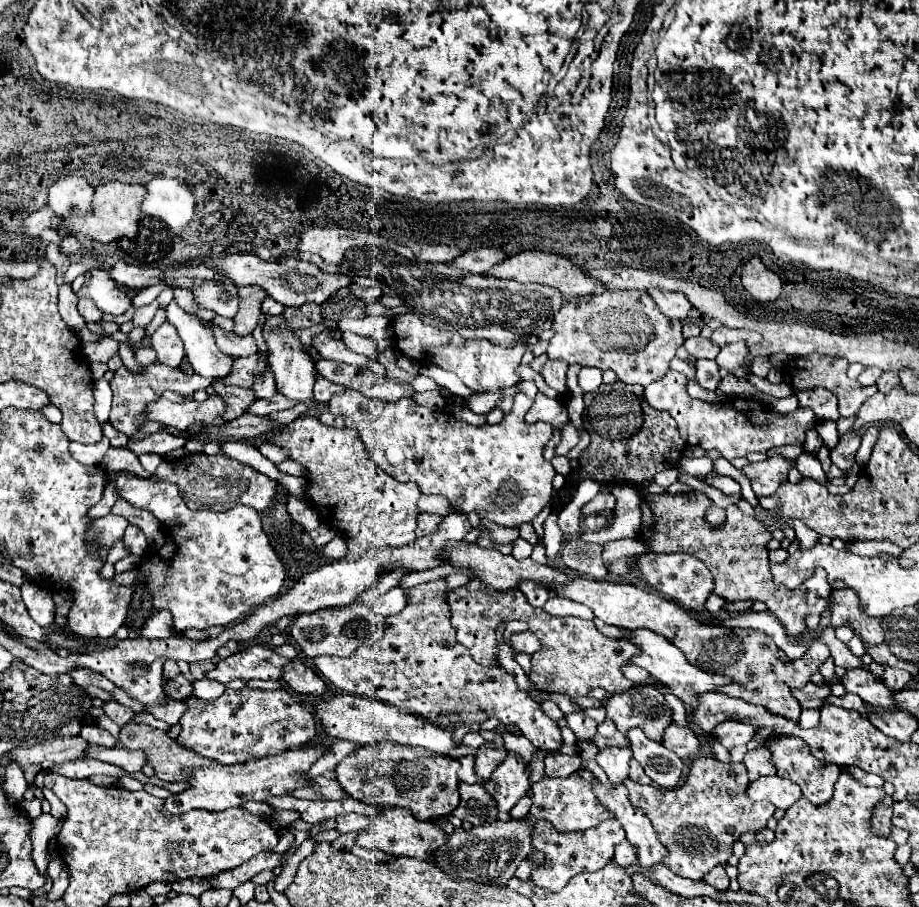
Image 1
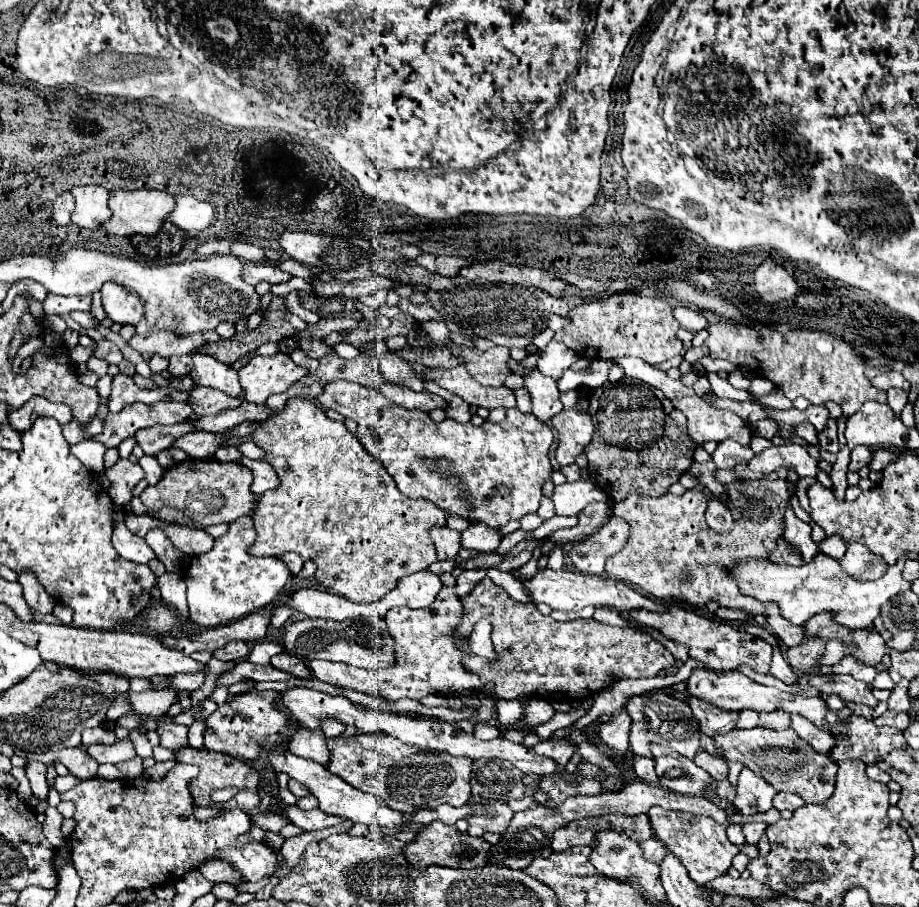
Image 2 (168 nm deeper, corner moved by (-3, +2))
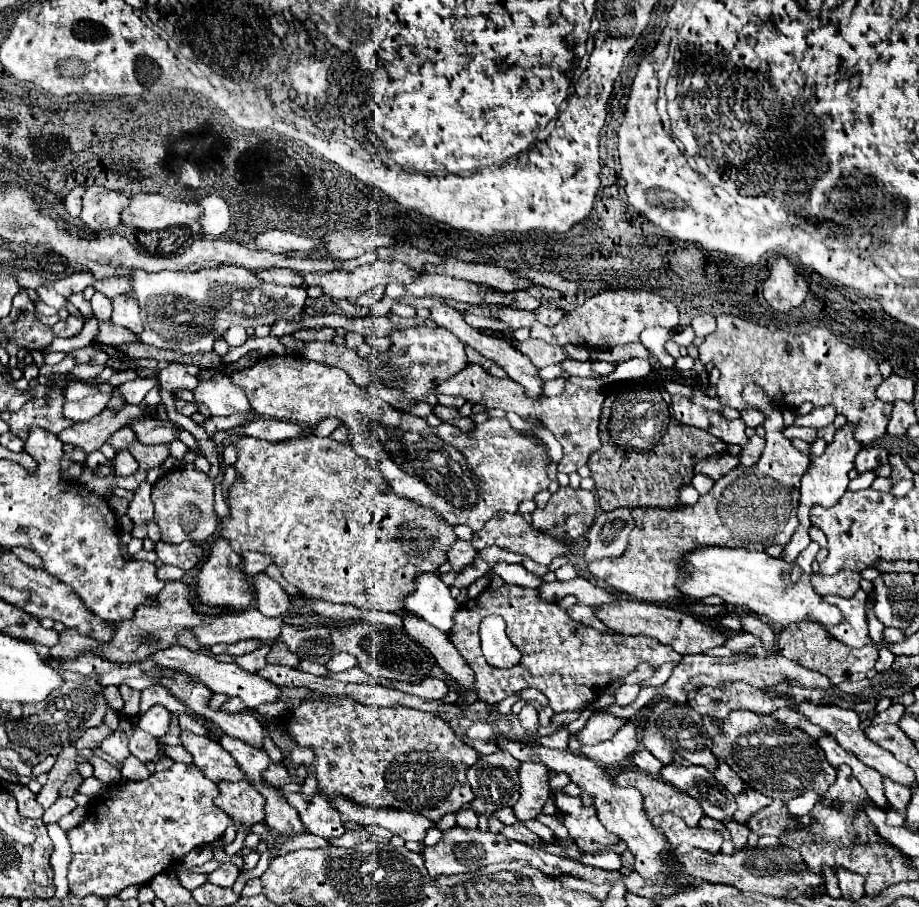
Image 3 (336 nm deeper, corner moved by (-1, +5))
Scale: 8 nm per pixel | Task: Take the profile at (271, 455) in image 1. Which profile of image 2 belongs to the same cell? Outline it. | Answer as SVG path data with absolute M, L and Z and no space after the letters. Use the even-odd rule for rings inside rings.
M252 441L240 443L240 445L238 445L238 451L240 451L244 457L248 457L248 459L262 459L262 457L264 457L264 453L262 453L260 449L256 449L256 445L252 445Z

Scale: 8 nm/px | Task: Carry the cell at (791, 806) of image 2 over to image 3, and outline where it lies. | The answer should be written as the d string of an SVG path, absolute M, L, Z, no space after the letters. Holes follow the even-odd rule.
M806 792L806 794L798 796L798 798L788 800L788 802L786 802L786 808L788 808L790 814L802 816L802 814L808 814L810 808L814 808L814 804L816 804L818 800L822 800L822 796L818 796L818 794L814 794L814 792Z

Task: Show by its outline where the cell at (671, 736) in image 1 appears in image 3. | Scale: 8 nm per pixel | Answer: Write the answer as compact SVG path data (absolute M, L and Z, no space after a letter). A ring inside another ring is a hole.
M718 760L718 768L716 768L716 772L714 772L714 778L716 778L720 784L724 784L732 794L742 792L742 788L744 788L742 778L738 778L736 772L734 772L724 760Z

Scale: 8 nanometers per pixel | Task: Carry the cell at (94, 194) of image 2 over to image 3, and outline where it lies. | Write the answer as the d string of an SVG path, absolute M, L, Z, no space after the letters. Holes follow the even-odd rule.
M88 186L82 196L80 220L92 230L114 230L120 224L120 212L128 198L104 186Z

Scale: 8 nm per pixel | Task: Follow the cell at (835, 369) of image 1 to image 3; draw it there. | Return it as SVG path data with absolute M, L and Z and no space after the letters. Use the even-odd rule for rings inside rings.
M720 314L716 318L716 330L706 336L706 340L700 344L700 360L704 364L712 362L720 370L720 382L718 382L718 398L736 410L746 408L748 404L742 400L740 392L746 384L754 382L766 390L766 394L780 406L798 408L802 402L812 402L814 406L826 406L832 404L840 414L848 418L848 422L856 424L856 440L862 444L870 444L886 434L886 424L890 420L892 404L878 400L876 386L882 382L882 376L878 372L878 364L862 350L852 348L840 338L836 338L828 328L812 328L806 334L790 334L786 330L770 332L768 328L750 324L748 320L742 320L734 314Z

